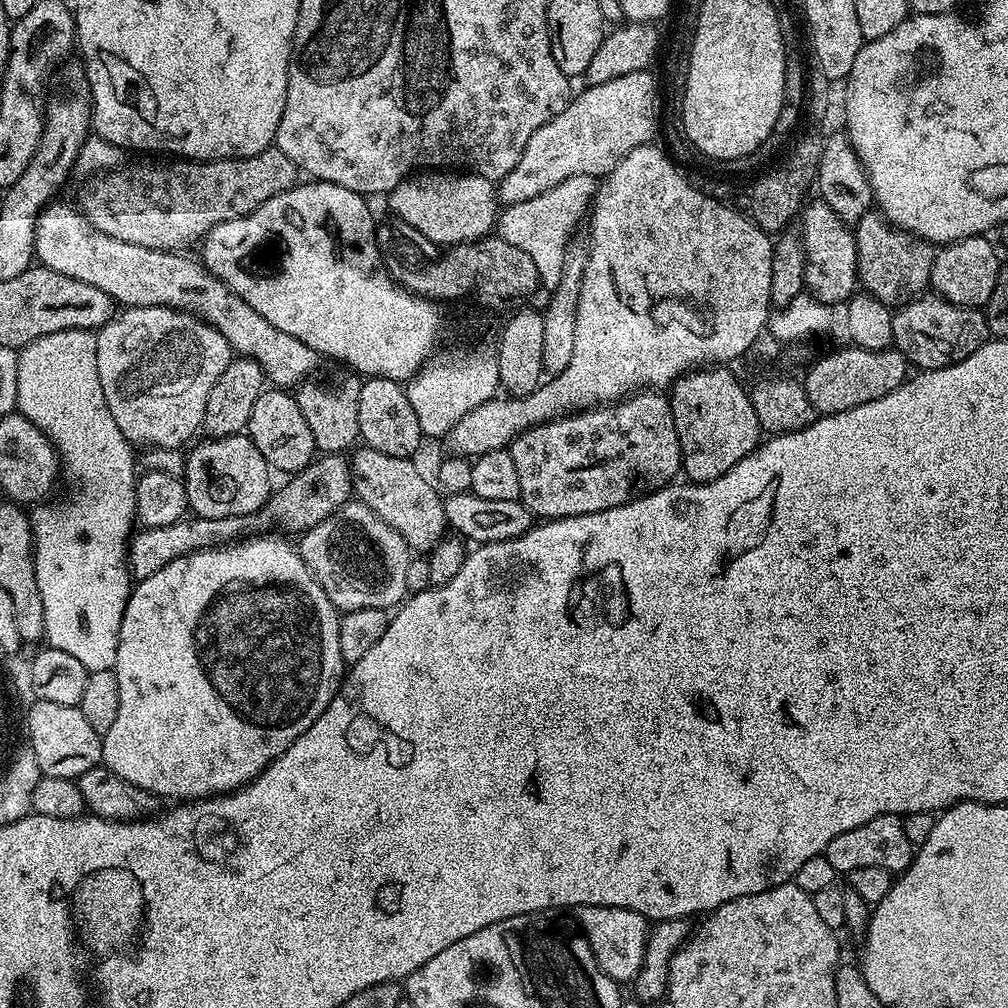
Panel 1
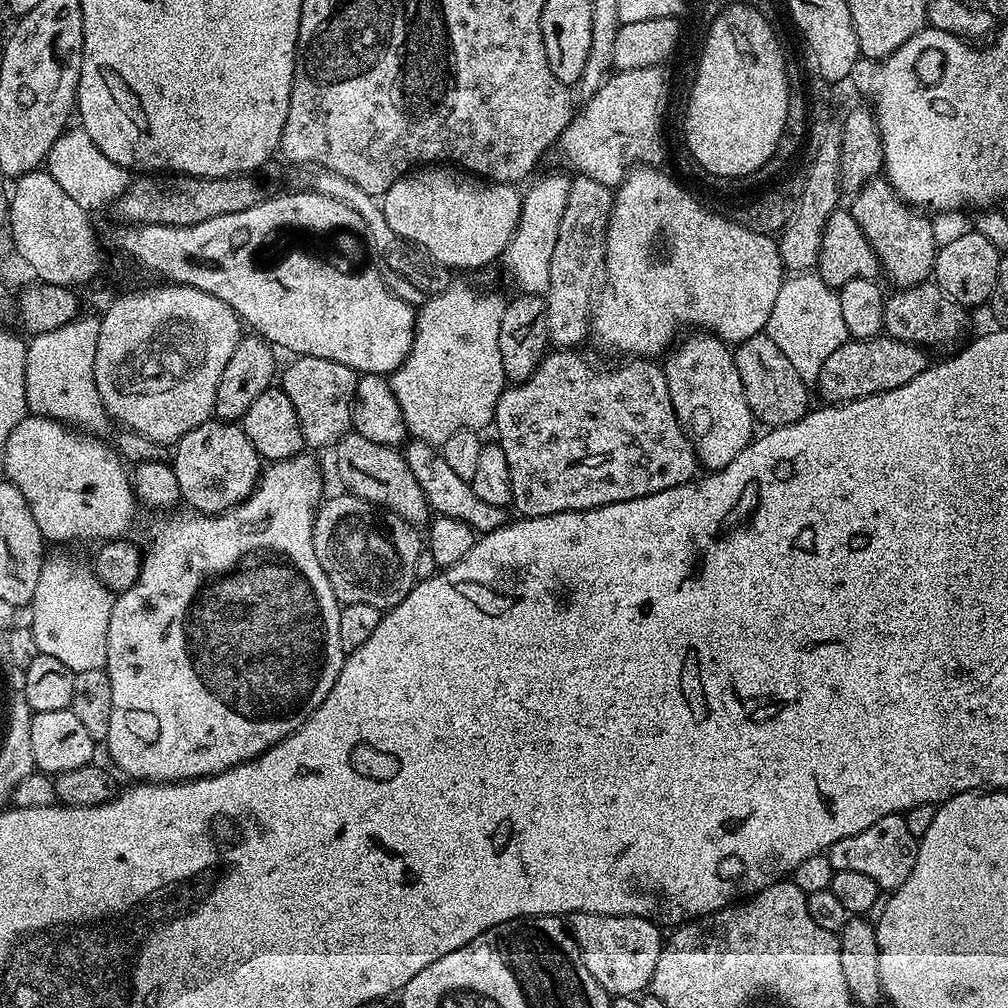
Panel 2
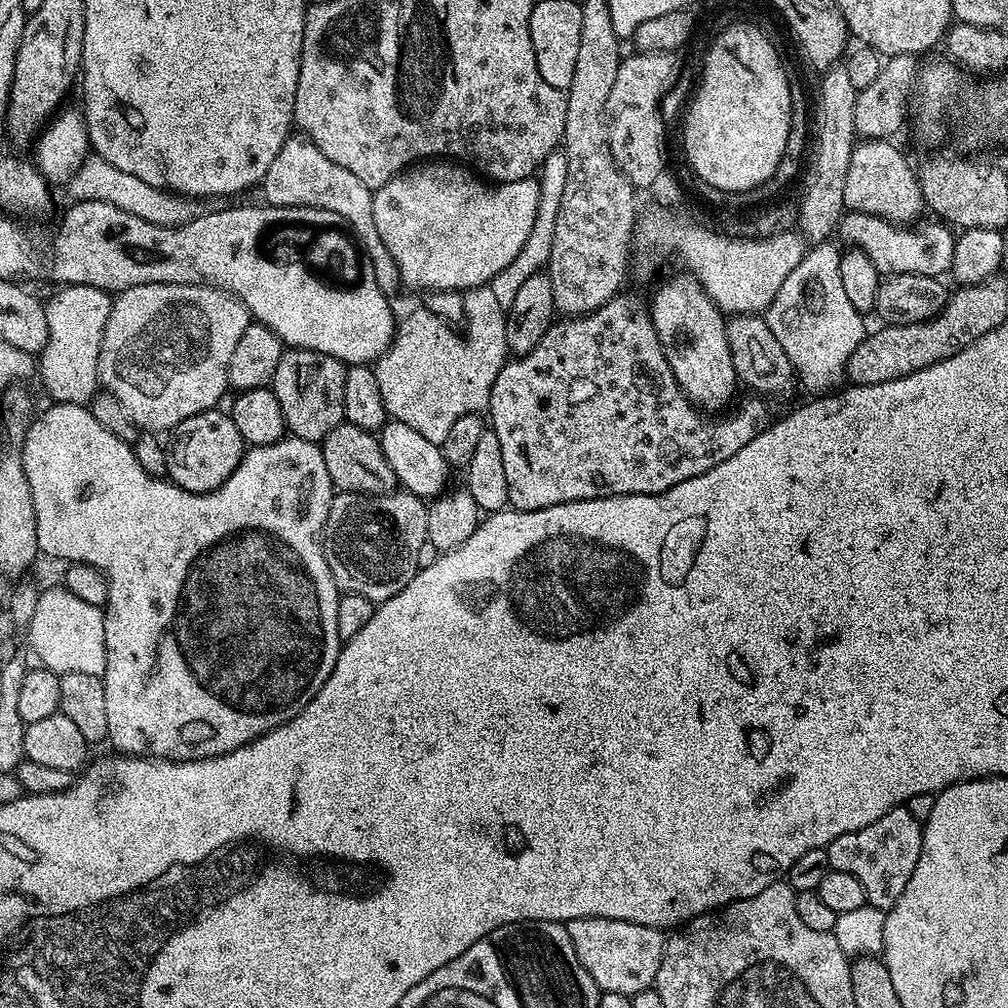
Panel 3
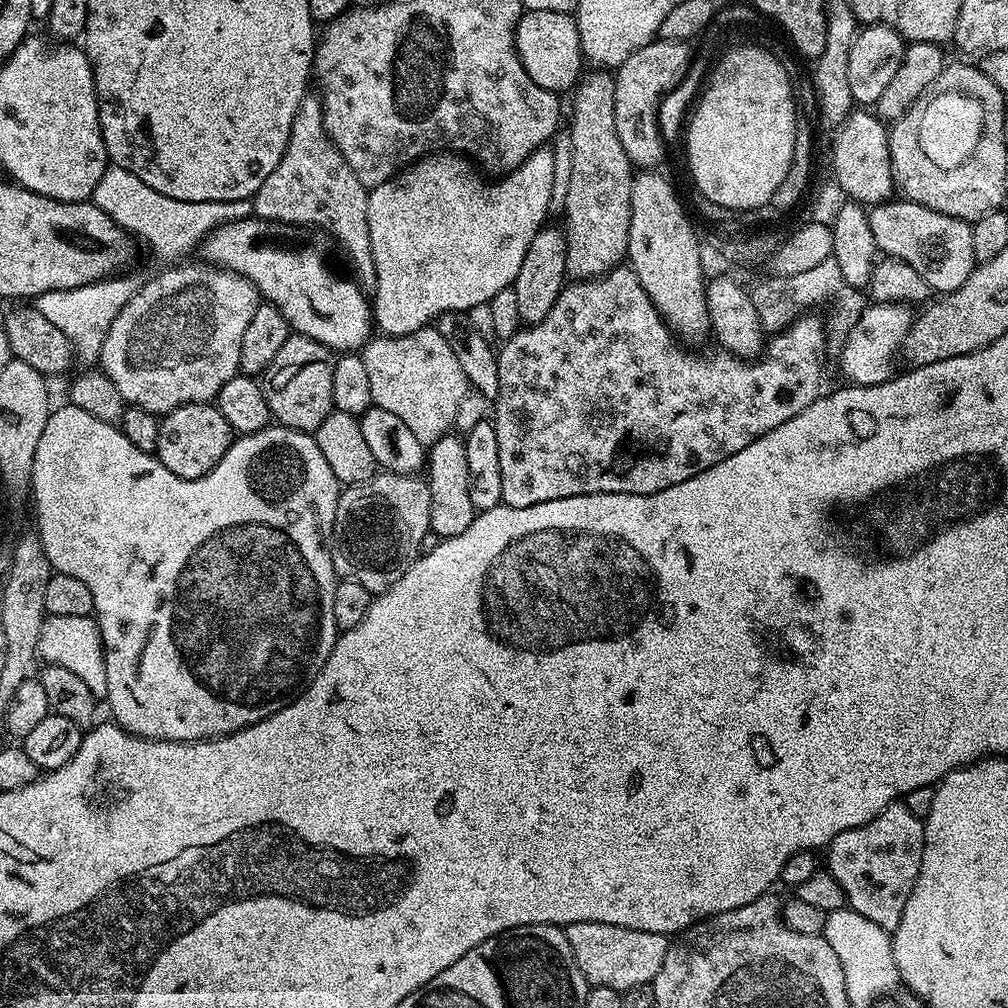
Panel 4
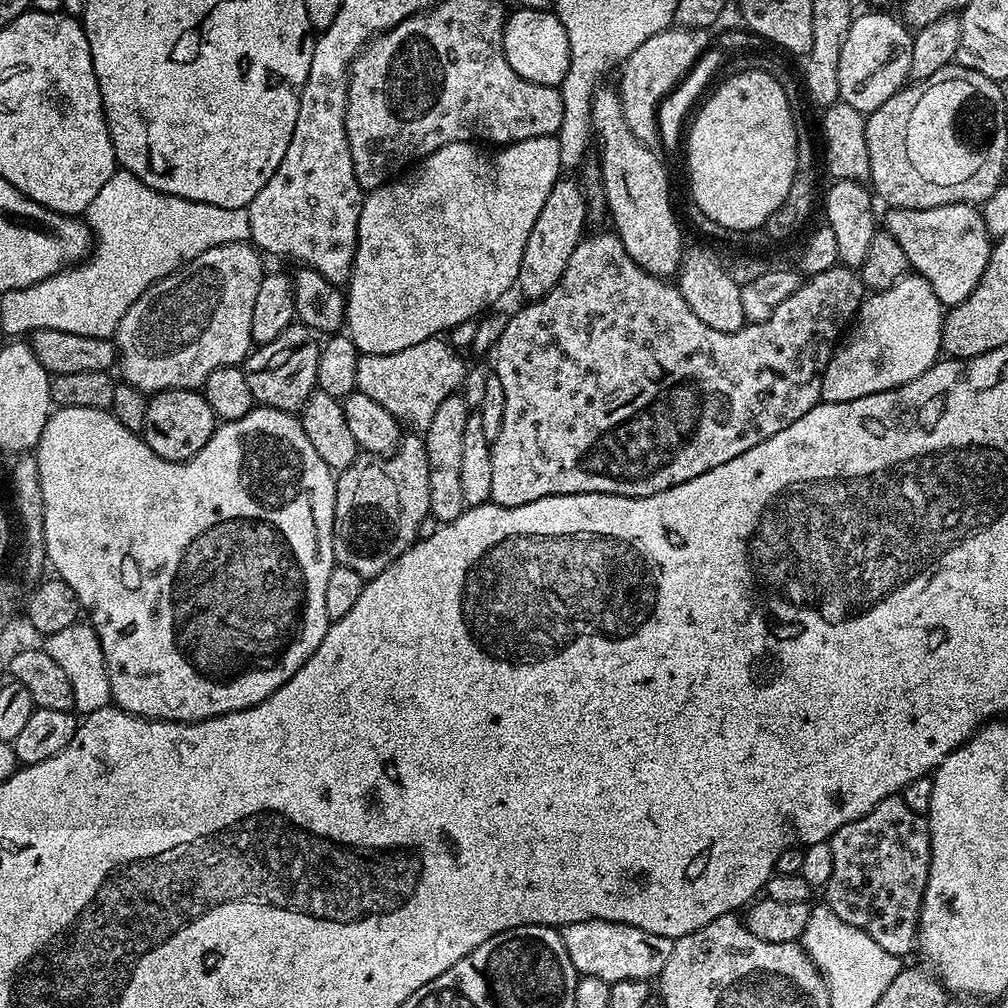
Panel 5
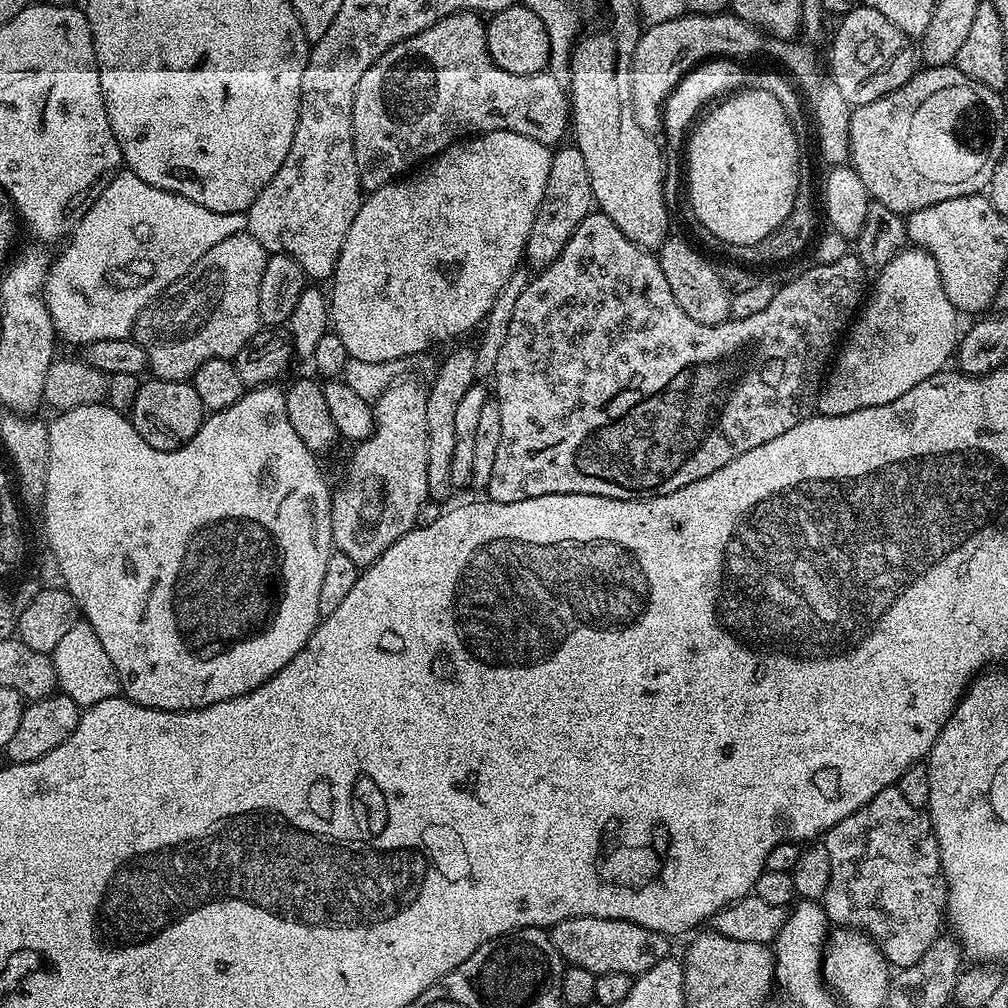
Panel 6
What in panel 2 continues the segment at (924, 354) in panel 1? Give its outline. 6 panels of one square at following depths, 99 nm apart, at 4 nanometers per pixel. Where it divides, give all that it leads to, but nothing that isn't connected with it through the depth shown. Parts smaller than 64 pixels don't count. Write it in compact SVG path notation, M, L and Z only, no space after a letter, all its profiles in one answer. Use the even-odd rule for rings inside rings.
M925 282L893 293L893 296L889 295L884 303L883 331L895 340L931 348L930 346L944 346L965 332L967 309L954 298L950 298L950 294L943 292L939 284Z

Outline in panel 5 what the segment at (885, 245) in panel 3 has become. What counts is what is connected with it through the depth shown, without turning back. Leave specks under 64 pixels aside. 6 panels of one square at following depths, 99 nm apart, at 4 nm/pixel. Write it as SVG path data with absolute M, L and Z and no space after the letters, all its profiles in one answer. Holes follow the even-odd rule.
M951 204L930 210L888 208L886 214L888 217L885 220L883 217L883 227L896 239L898 246L902 246L911 271L917 276L926 278L926 282L930 282L934 294L938 294L940 303L945 306L955 306L966 302L966 298L970 298L974 286L978 286L978 282L986 270L986 264L990 262L994 243L994 237L986 230L986 222L982 218L980 208L970 204Z

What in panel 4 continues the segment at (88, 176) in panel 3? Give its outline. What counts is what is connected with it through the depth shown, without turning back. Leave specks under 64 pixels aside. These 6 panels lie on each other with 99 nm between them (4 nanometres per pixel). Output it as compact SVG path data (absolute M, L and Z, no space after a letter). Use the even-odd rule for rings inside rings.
M109 166L98 186L94 186L90 197L91 203L98 205L118 226L127 228L141 241L148 243L148 248L164 262L176 262L191 248L199 249L204 239L213 228L220 224L229 224L235 220L247 220L253 215L251 199L223 200L222 202L182 202L178 198L166 198L158 190L150 190L142 178L130 174L130 170Z

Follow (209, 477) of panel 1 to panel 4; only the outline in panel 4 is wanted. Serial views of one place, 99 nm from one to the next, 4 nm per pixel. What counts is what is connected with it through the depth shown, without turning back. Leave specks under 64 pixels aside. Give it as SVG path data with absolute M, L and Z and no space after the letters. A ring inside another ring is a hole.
M212 402L178 406L163 413L159 425L154 453L156 459L162 462L162 466L166 466L166 470L170 470L170 474L178 474L178 478L187 480L202 478L207 472L214 470L234 439L230 422L222 418L220 409Z

